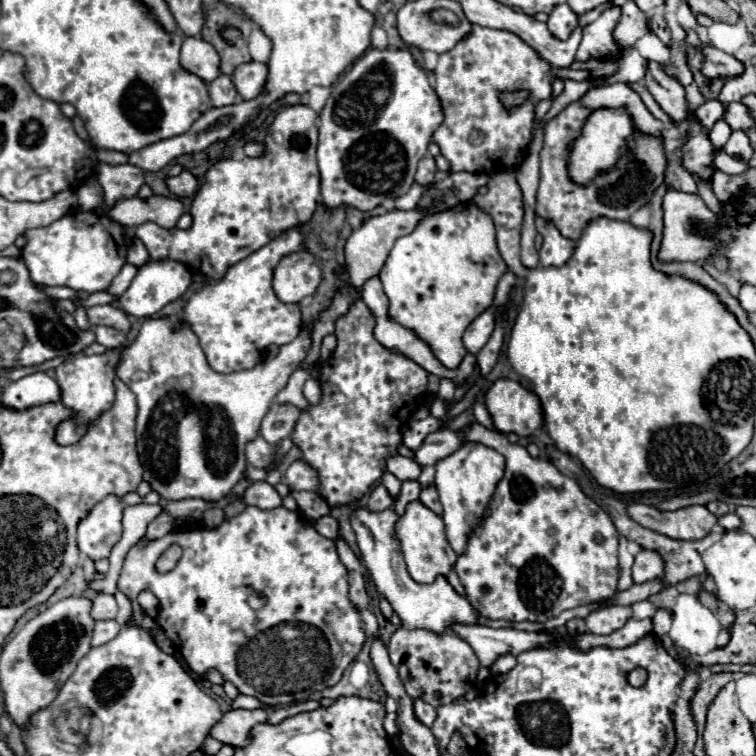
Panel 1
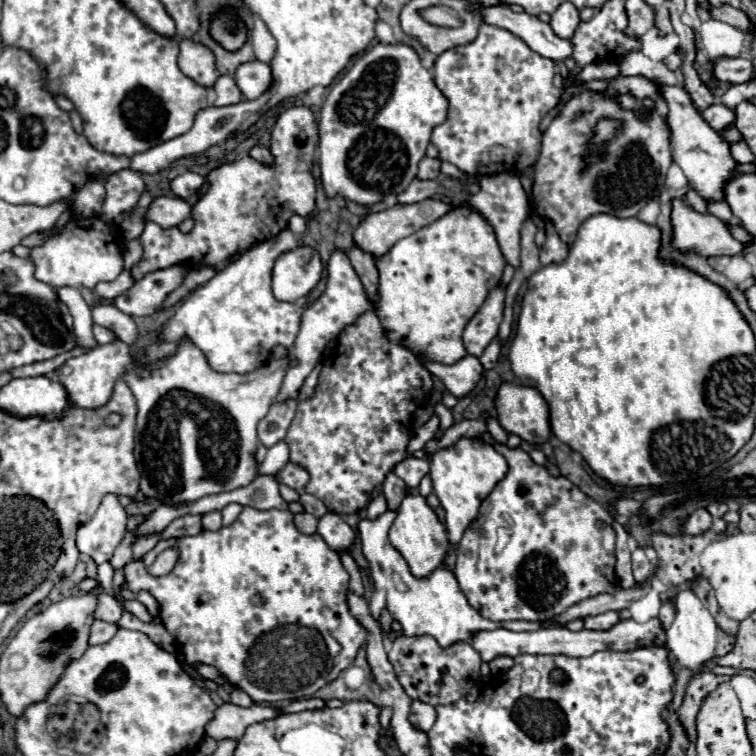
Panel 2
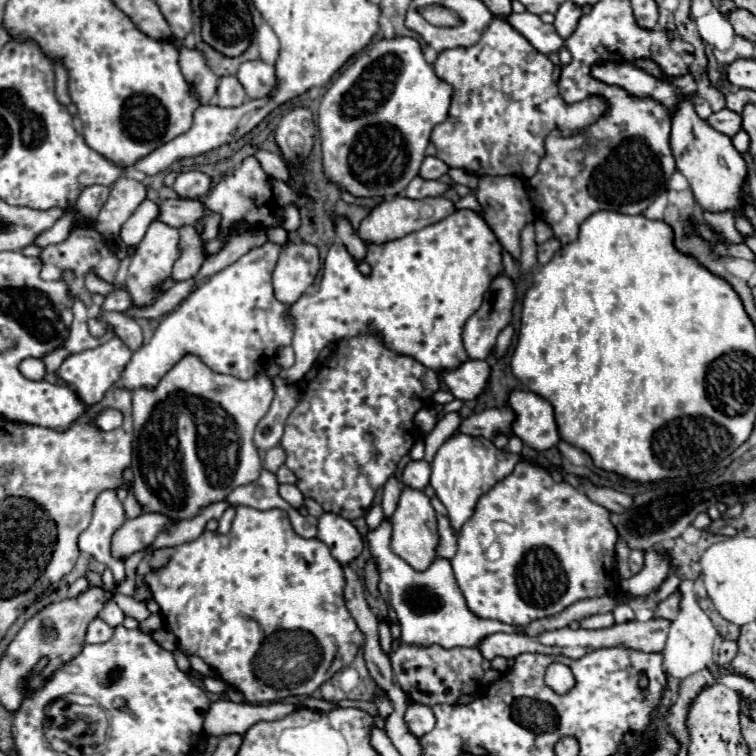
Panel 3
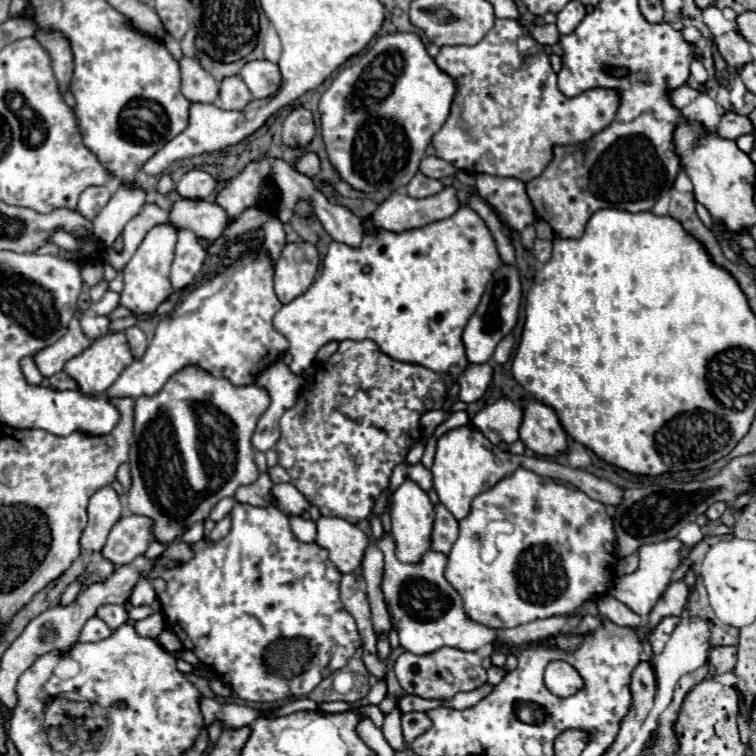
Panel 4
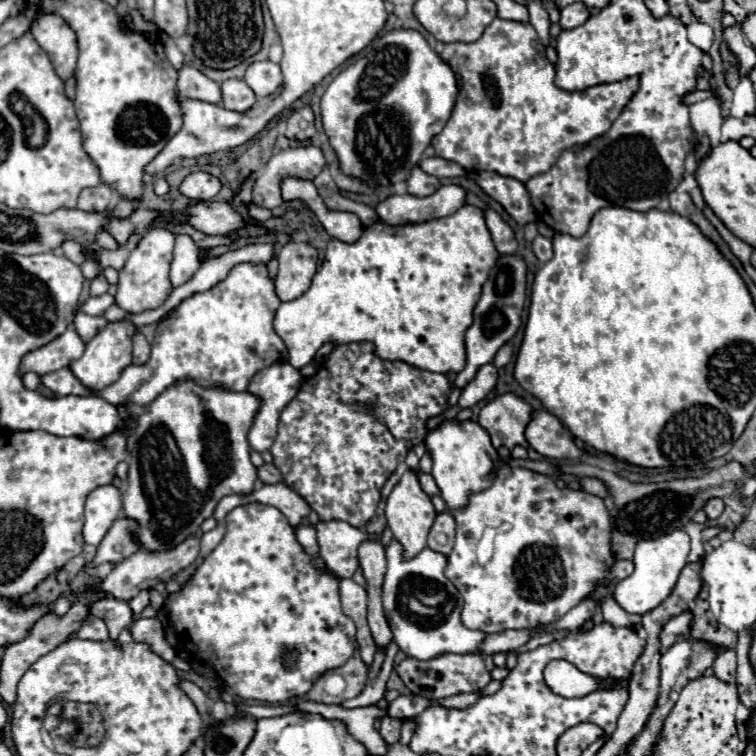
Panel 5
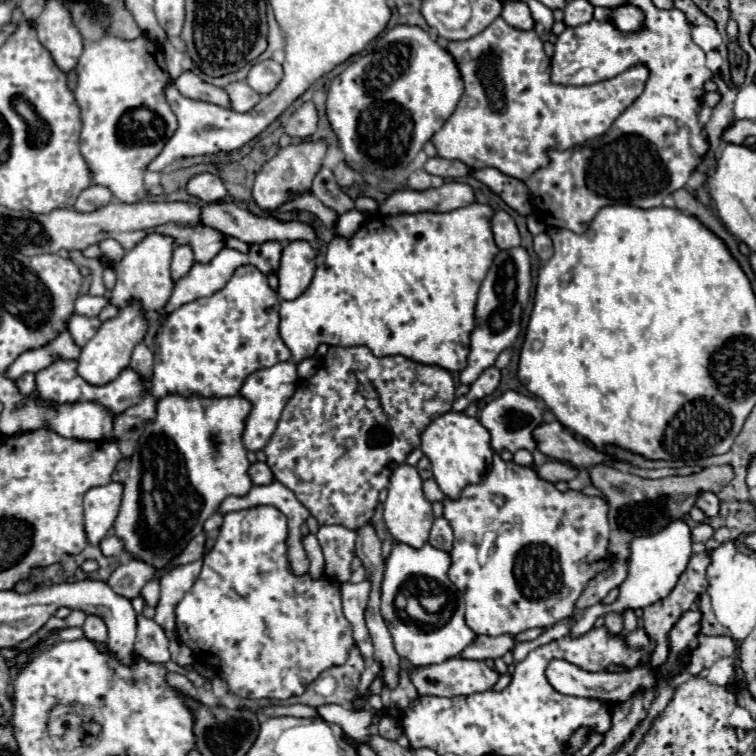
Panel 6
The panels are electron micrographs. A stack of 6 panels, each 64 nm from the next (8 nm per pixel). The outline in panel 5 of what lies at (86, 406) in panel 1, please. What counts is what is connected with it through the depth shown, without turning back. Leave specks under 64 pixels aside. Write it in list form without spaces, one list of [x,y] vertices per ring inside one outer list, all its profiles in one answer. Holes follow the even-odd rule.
[[[124,318],[120,322],[108,322],[106,328],[102,328],[88,344],[82,354],[82,358],[74,360],[70,364],[70,370],[74,376],[90,390],[102,390],[114,380],[120,378],[120,372],[132,364],[132,334],[136,334],[136,326]]]

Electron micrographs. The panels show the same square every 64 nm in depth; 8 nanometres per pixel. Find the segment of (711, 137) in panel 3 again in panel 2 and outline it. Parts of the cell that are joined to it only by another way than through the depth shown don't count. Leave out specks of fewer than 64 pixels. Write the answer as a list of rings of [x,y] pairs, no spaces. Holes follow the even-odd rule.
[[[662,84],[662,96],[668,102],[668,116],[666,122],[670,126],[672,138],[672,158],[686,174],[690,186],[704,198],[704,202],[720,202],[724,200],[724,188],[728,180],[732,180],[738,172],[738,162],[730,154],[730,144],[724,140],[716,130],[712,130],[706,120],[700,116],[700,112],[694,108],[688,92],[678,86],[664,86]]]

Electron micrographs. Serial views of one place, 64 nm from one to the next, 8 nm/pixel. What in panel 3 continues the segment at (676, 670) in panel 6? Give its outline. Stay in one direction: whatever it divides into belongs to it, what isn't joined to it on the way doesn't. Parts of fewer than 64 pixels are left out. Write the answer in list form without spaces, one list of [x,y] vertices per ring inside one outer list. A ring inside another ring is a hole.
[[[554,662],[548,666],[546,670],[546,686],[550,686],[556,694],[566,694],[574,688],[576,678],[572,674],[572,670],[566,664]]]

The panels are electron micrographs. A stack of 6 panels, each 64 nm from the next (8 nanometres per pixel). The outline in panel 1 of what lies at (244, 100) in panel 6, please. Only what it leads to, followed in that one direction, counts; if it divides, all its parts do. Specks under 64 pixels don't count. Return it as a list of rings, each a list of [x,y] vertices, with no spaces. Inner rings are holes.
[[[220,74],[214,82],[208,84],[212,106],[226,106],[238,102],[238,90],[234,88],[234,82],[230,76]]]

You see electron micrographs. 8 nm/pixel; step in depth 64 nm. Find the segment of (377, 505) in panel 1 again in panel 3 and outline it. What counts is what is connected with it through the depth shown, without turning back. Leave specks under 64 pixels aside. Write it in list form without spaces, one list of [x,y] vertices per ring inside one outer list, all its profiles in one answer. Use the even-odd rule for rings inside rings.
[[[372,506],[372,508],[368,510],[368,514],[366,514],[366,524],[368,524],[368,528],[370,528],[370,530],[376,530],[382,520],[384,520],[382,508],[380,508],[380,506]]]

